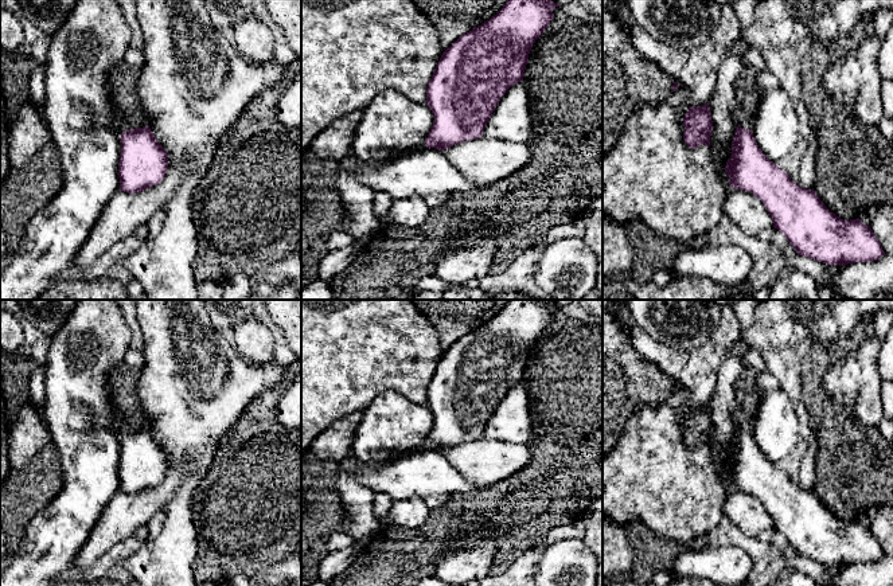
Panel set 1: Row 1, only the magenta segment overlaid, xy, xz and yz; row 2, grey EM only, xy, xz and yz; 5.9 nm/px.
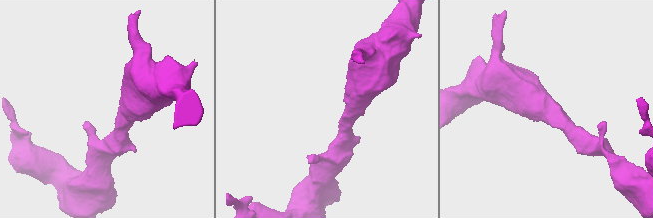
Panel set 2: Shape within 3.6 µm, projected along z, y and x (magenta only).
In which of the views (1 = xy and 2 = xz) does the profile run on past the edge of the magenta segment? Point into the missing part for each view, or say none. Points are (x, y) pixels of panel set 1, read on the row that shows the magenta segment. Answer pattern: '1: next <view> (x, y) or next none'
1: next none
2: next none

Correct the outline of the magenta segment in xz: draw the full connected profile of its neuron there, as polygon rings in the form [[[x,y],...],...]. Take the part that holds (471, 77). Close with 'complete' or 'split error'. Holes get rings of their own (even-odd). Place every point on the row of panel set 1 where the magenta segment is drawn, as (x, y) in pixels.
[[[507,0],[496,15],[461,35],[442,52],[426,87],[426,105],[434,117],[426,148],[445,151],[483,136],[500,98],[512,85],[523,82],[533,43],[554,19],[555,7],[561,5],[551,0]]]; complete

